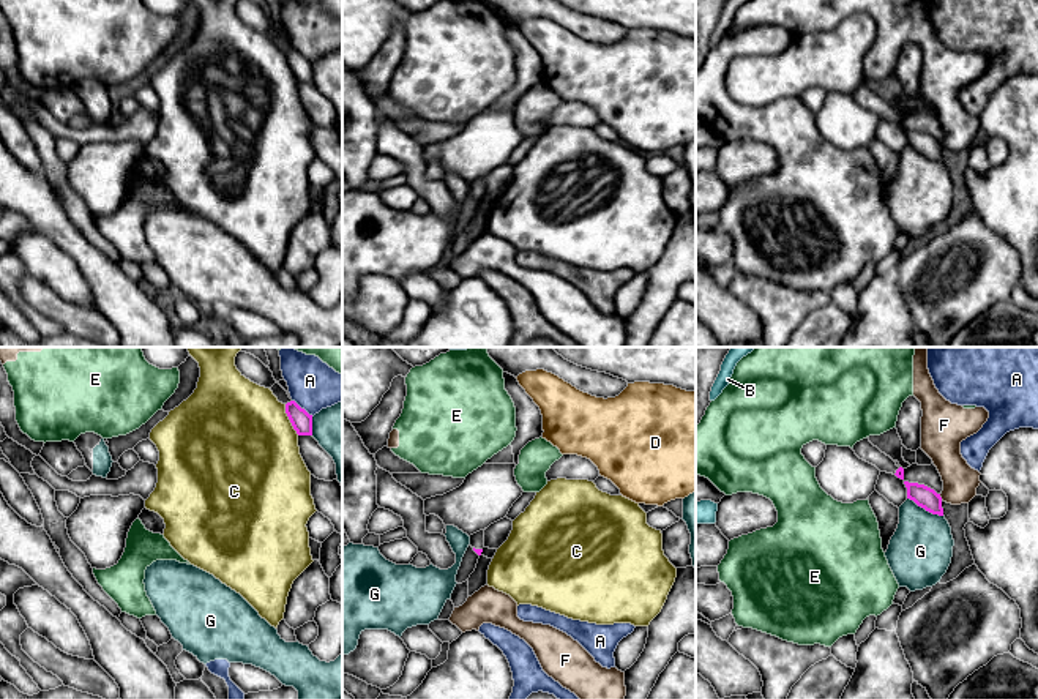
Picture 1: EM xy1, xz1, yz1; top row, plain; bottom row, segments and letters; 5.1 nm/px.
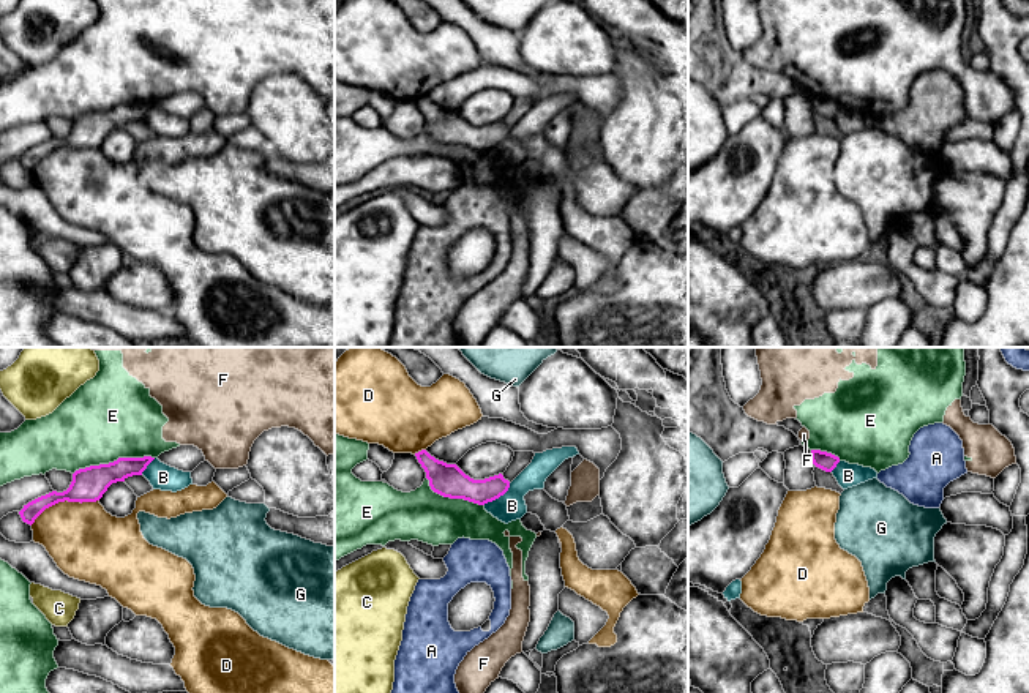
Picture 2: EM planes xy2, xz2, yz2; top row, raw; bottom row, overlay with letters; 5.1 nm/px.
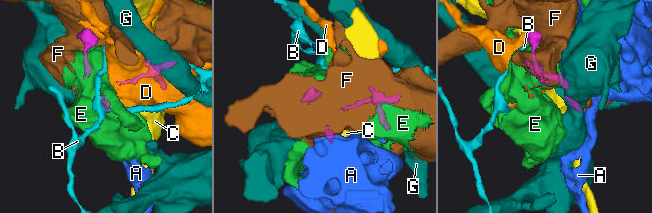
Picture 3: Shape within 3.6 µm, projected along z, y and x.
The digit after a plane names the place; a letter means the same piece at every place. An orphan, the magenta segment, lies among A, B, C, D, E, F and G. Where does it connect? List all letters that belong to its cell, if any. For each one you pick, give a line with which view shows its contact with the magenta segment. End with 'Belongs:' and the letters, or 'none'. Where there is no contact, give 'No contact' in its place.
Belongs: none

